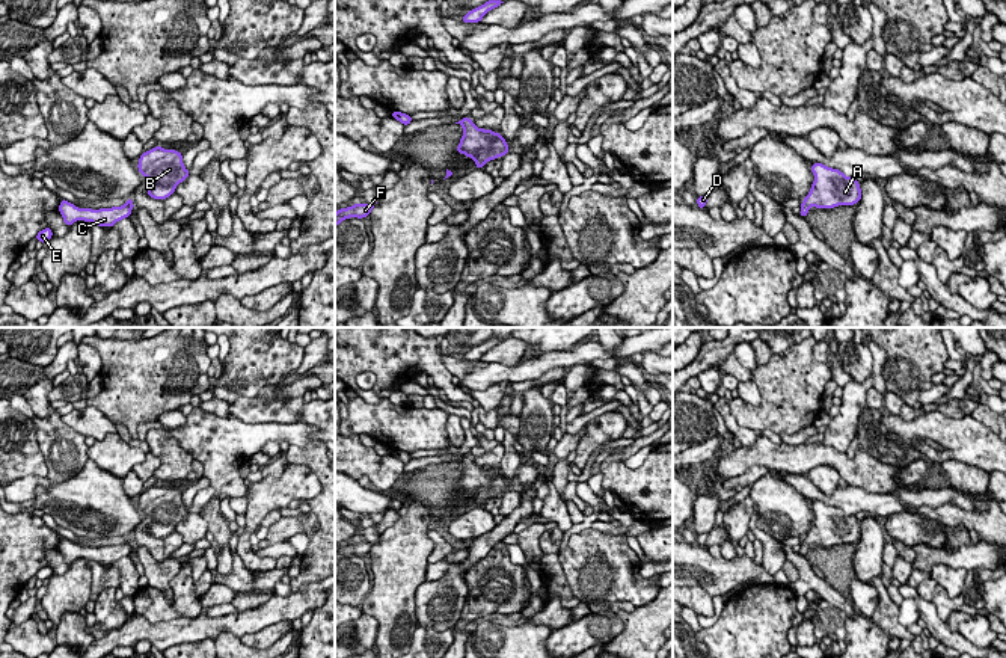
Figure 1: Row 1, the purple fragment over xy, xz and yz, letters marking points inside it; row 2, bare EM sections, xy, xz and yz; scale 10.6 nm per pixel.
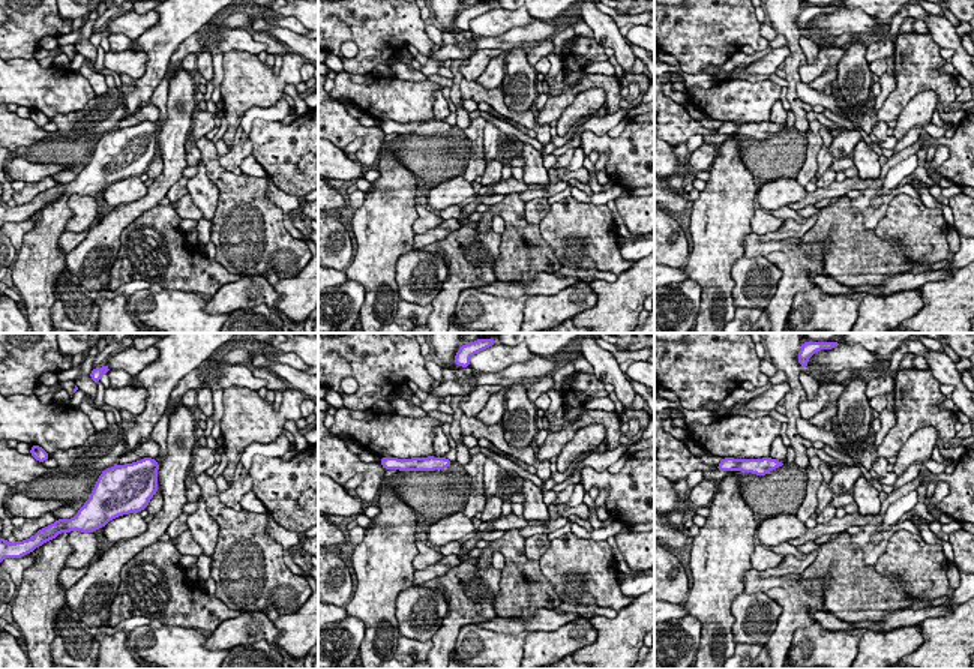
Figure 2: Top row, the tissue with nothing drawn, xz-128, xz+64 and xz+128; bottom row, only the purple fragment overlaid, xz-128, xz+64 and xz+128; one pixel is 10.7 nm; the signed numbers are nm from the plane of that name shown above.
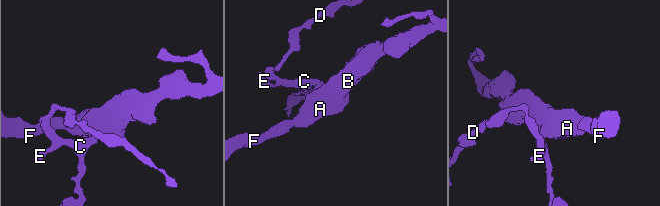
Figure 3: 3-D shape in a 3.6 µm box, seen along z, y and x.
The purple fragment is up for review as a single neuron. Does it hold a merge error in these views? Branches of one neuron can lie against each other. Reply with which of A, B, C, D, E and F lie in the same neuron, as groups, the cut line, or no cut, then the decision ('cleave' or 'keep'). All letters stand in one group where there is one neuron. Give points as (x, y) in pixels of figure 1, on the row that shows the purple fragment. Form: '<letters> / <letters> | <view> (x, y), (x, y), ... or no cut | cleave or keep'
A B C D E F | no cut | keep

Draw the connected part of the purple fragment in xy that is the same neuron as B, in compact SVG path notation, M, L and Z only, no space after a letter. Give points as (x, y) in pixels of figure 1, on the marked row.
M160 145L140 155L137 169L143 178L151 180L146 193L154 199L167 199L190 175L182 164L182 154Z

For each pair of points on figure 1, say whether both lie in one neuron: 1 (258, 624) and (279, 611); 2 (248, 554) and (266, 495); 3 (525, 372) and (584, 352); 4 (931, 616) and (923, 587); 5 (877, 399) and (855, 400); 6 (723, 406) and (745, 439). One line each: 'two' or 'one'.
1: one
2: one
3: one
4: two
5: two
6: one

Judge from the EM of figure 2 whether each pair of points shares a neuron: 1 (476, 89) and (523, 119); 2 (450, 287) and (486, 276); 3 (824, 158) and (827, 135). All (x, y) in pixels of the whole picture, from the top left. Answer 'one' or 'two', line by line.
1: one
2: one
3: one

